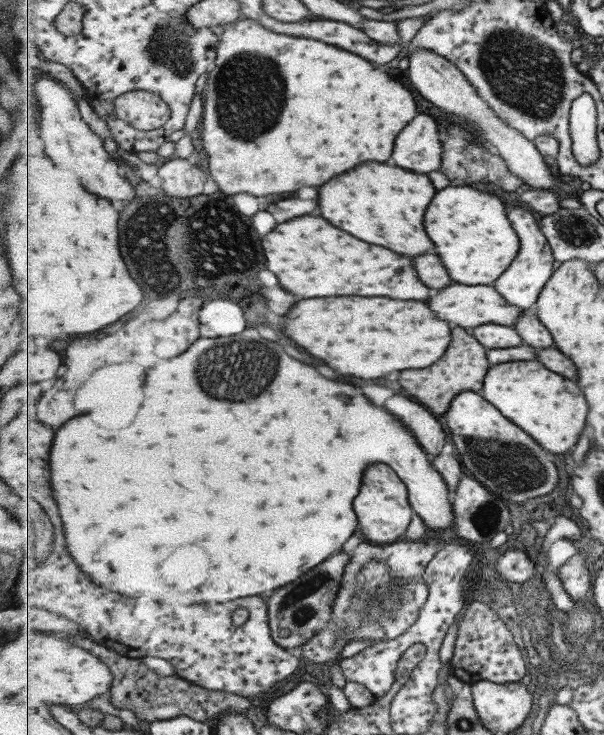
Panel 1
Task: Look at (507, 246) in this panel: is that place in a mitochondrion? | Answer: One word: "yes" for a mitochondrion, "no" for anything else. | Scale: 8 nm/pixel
no

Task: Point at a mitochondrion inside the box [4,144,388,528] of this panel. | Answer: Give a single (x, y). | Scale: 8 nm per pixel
(213, 230)

